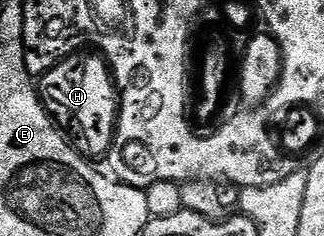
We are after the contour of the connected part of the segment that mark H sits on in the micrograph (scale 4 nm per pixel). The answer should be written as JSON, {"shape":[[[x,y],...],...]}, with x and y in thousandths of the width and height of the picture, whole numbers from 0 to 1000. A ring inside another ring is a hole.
{"shape":[[[231,220],[198,242],[123,326],[114,369],[136,453],[173,521],[228,585],[231,623],[262,661],[321,665],[352,606],[367,398],[327,250],[262,225]]]}

